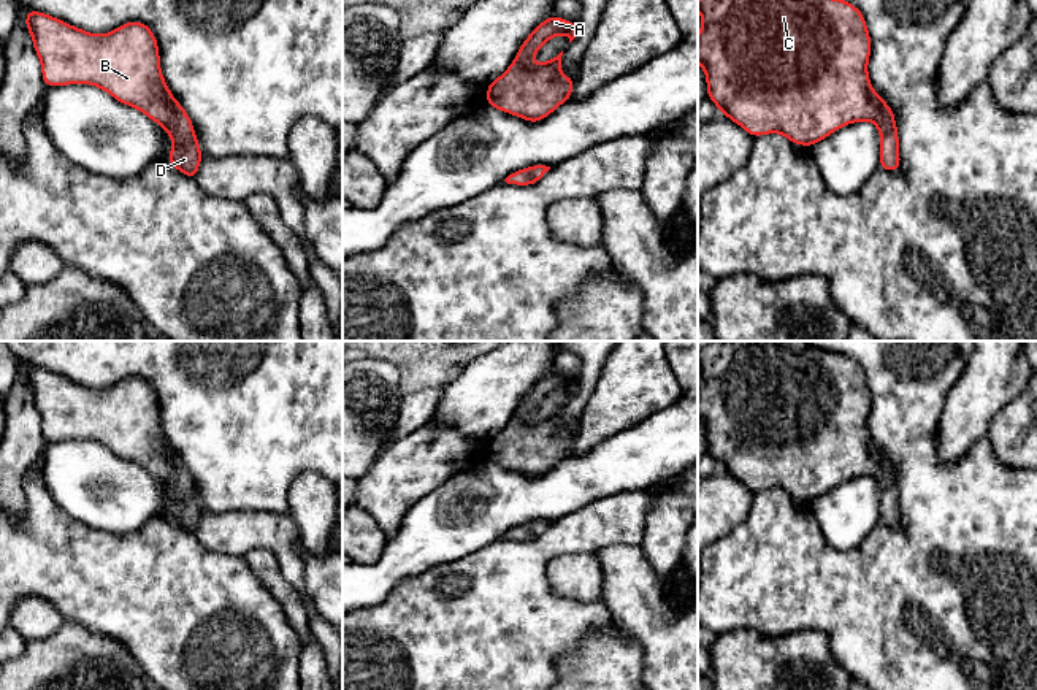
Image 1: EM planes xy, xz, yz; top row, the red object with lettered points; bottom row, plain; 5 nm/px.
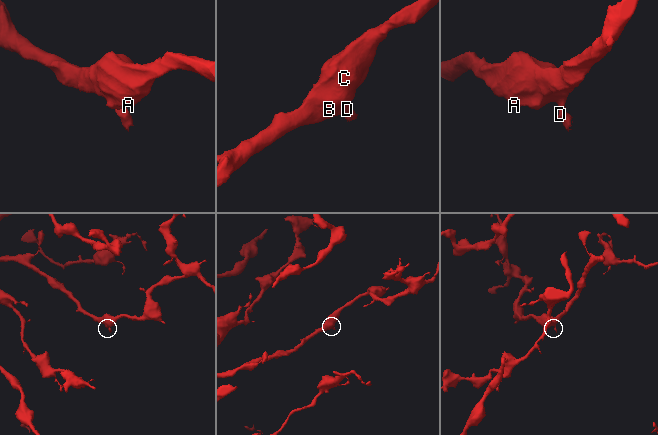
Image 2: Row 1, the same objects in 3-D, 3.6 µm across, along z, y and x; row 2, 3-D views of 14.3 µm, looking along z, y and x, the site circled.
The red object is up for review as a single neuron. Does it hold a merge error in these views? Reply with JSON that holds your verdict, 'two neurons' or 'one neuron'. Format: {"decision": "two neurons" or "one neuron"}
{"decision": "one neuron"}

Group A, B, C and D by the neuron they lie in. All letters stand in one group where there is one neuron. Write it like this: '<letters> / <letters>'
A B C D

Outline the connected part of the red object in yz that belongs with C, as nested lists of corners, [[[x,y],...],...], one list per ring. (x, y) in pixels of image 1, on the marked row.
[[[698,0],[698,11],[701,13],[702,27],[698,35],[698,62],[701,63],[707,79],[707,97],[717,105],[720,113],[739,124],[752,136],[766,133],[782,133],[793,144],[805,144],[812,148],[815,143],[834,133],[837,128],[859,122],[871,121],[880,133],[880,168],[896,171],[901,167],[897,149],[897,128],[894,114],[886,102],[872,89],[867,75],[867,62],[871,57],[871,36],[863,13],[845,0]]]

